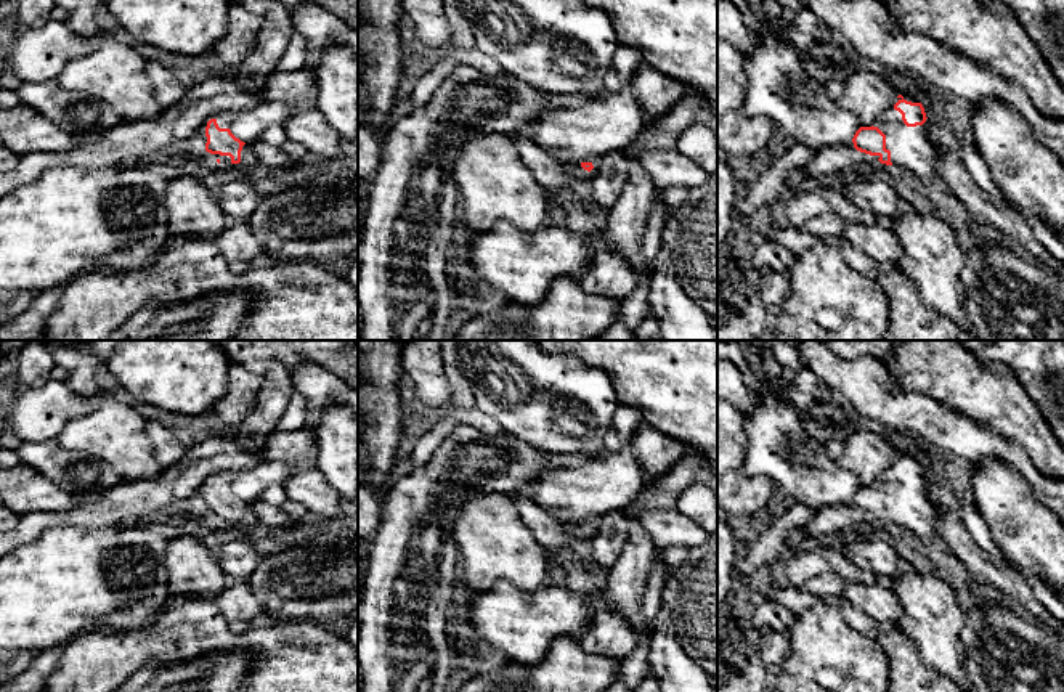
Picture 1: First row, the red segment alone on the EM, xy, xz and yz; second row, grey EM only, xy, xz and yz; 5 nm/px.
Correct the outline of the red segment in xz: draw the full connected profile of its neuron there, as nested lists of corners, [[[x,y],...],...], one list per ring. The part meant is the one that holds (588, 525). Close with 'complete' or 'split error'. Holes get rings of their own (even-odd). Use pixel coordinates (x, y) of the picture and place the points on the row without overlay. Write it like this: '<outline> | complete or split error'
[[[594,517],[591,520],[583,520],[583,522],[576,522],[575,528],[575,538],[578,541],[591,541],[594,538],[594,535],[597,533],[597,527],[599,527],[599,517]]] | split error

